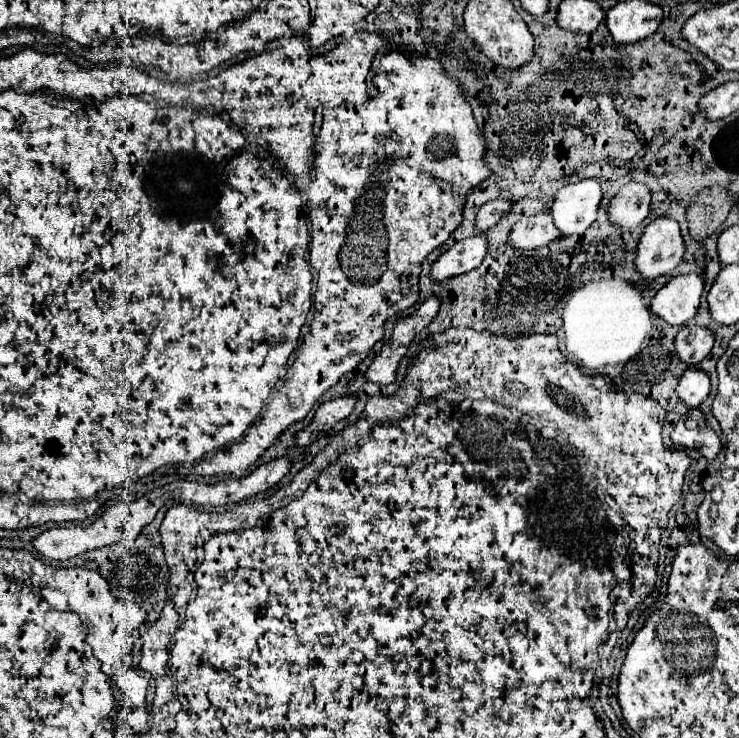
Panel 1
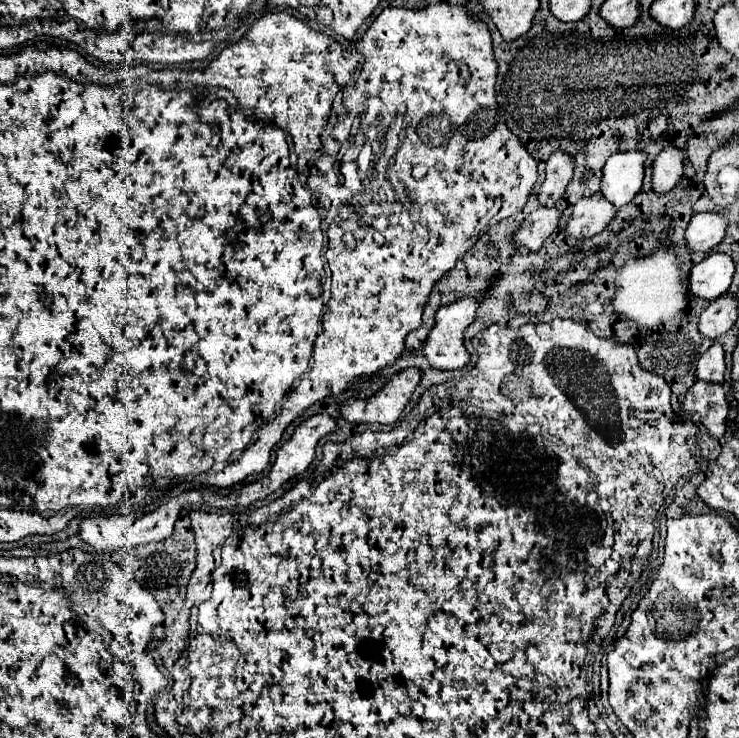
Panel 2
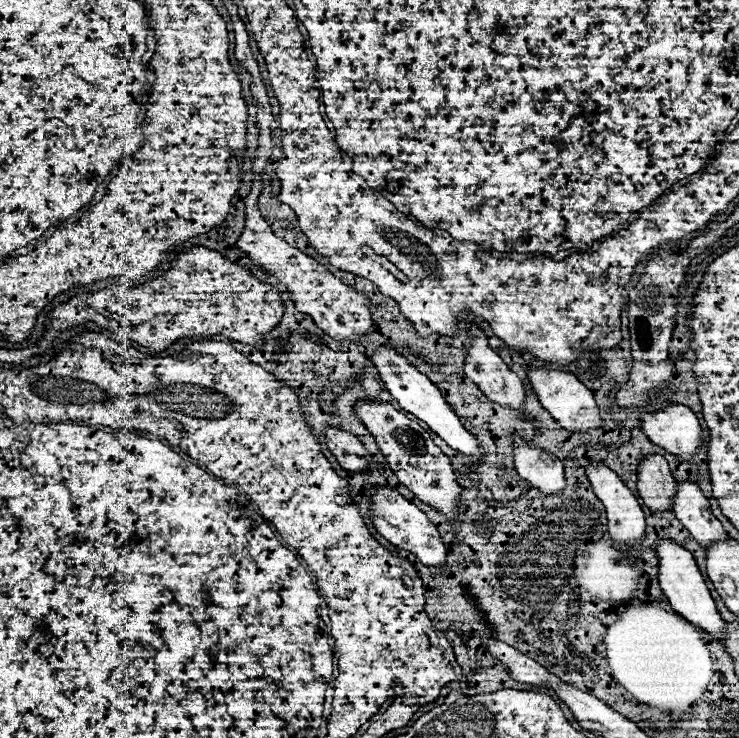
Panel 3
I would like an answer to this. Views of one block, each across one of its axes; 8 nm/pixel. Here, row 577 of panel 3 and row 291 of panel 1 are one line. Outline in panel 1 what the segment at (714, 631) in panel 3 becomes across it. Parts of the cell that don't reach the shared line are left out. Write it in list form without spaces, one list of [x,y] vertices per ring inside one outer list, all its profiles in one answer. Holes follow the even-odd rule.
[[[698,274],[676,276],[656,292],[652,300],[652,312],[670,326],[682,326],[696,316],[702,290],[704,290],[702,276]]]

